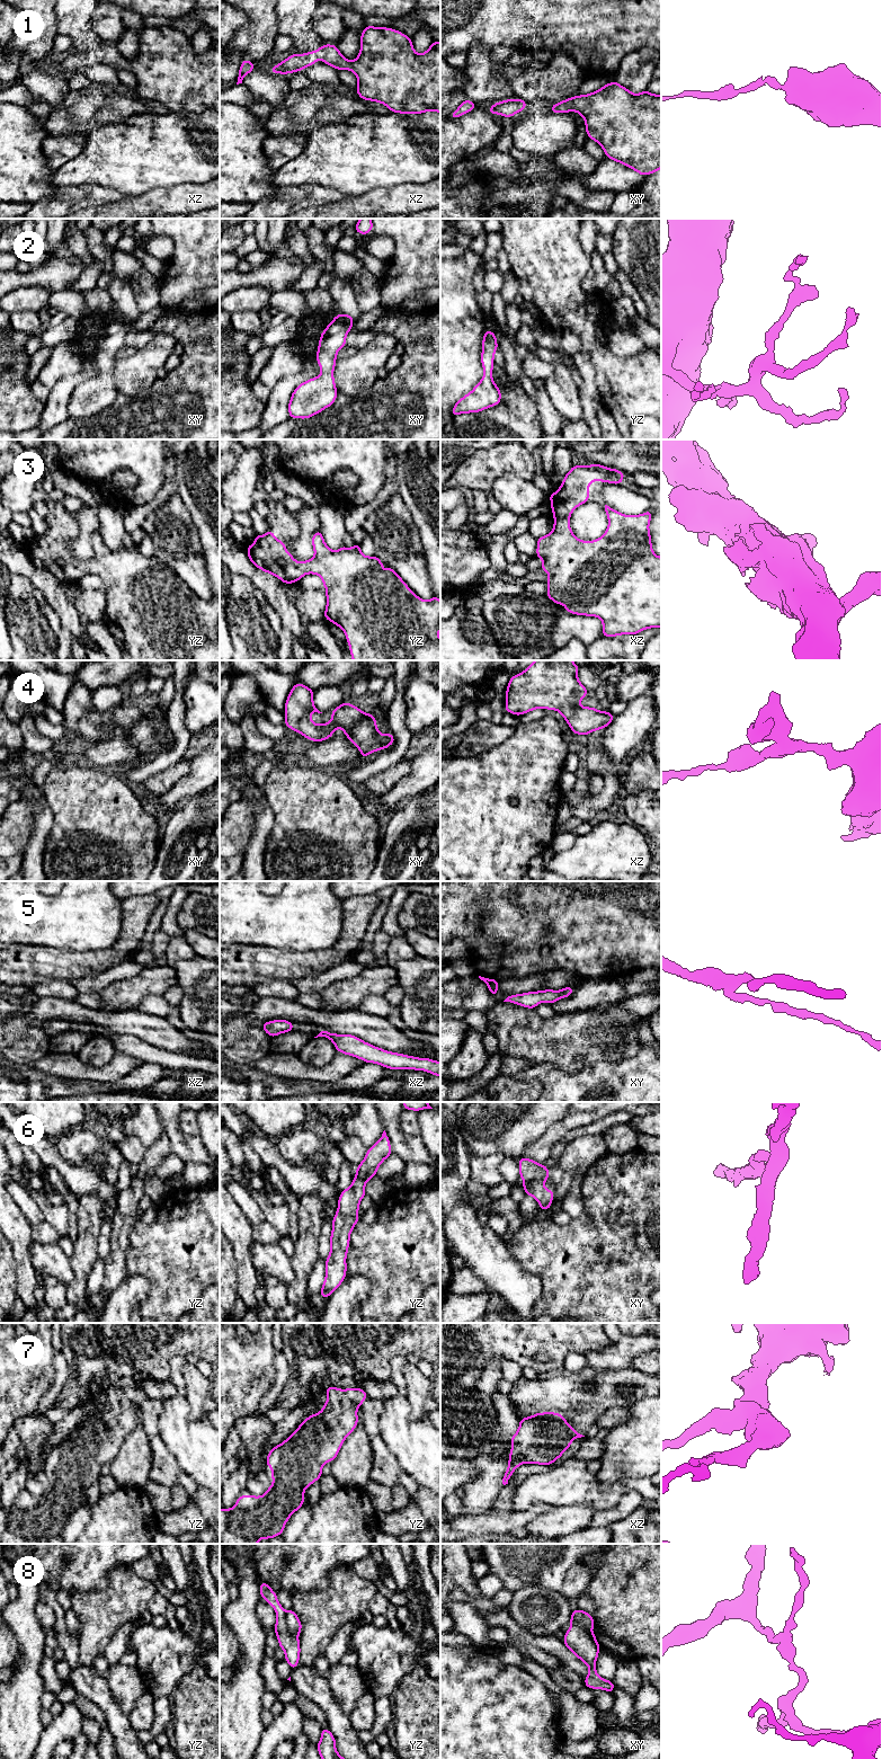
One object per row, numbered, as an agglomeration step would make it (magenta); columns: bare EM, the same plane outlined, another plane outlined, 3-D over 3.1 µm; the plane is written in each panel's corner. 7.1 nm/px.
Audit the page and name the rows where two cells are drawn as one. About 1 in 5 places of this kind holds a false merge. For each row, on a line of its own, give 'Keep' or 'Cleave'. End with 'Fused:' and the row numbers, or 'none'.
1: Keep
2: Keep
3: Keep
4: Keep
5: Keep
6: Keep
7: Keep
8: Cleave
Fused: 8

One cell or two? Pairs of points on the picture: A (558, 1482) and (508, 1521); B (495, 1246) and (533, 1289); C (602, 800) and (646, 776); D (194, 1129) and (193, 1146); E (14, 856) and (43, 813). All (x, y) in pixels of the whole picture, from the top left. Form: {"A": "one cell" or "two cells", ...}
{"A": "two cells", "B": "one cell", "C": "two cells", "D": "two cells", "E": "two cells"}

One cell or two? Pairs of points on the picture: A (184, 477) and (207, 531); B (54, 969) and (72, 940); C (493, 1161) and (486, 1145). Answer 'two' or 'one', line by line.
A: one
B: two
C: two

